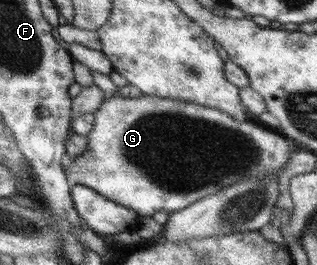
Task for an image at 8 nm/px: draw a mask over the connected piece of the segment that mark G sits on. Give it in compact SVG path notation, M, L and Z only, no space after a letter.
M115 94L109 99L104 99L101 106L97 109L97 112L94 112L94 125L87 136L87 142L89 142L89 144L87 144L87 151L85 151L85 153L69 162L69 165L65 166L65 164L63 164L63 170L68 180L71 180L71 182L74 181L75 185L87 186L87 188L95 190L95 192L102 194L105 198L108 198L108 200L132 209L136 212L138 217L153 217L156 212L161 210L173 212L185 209L187 206L193 204L193 202L201 200L201 198L205 198L210 194L215 194L219 192L219 190L231 187L241 181L247 181L247 179L263 180L263 178L267 178L269 175L279 176L279 173L285 169L285 165L289 162L291 153L297 148L297 144L295 144L292 139L288 140L288 138L284 137L279 131L271 130L261 124L257 125L246 120L239 122L225 112L198 105L197 103L149 96L148 94L144 94L141 98L123 98Z

